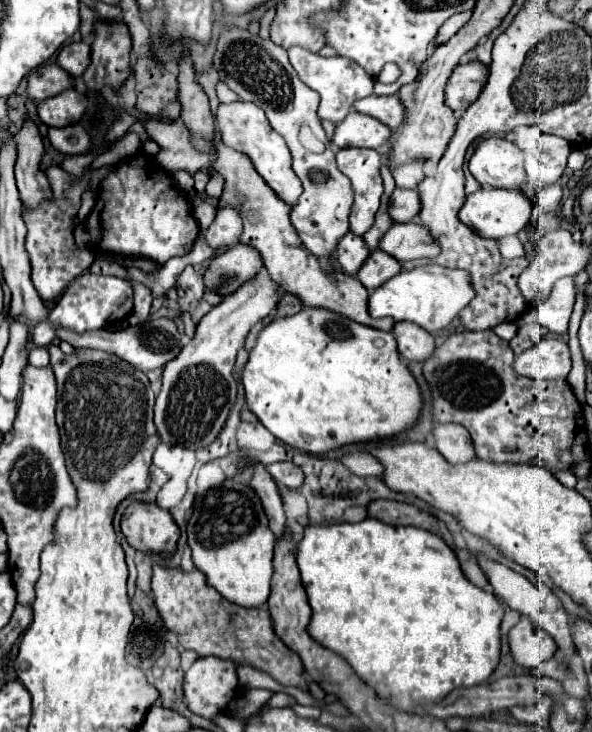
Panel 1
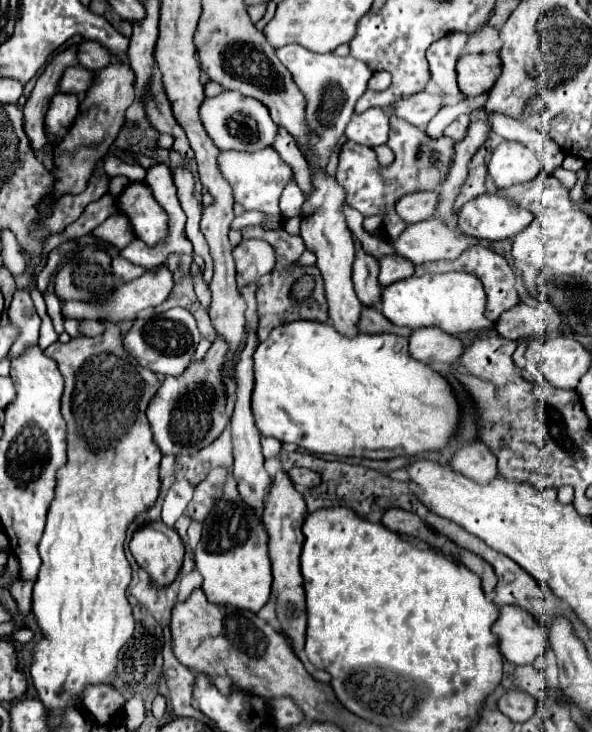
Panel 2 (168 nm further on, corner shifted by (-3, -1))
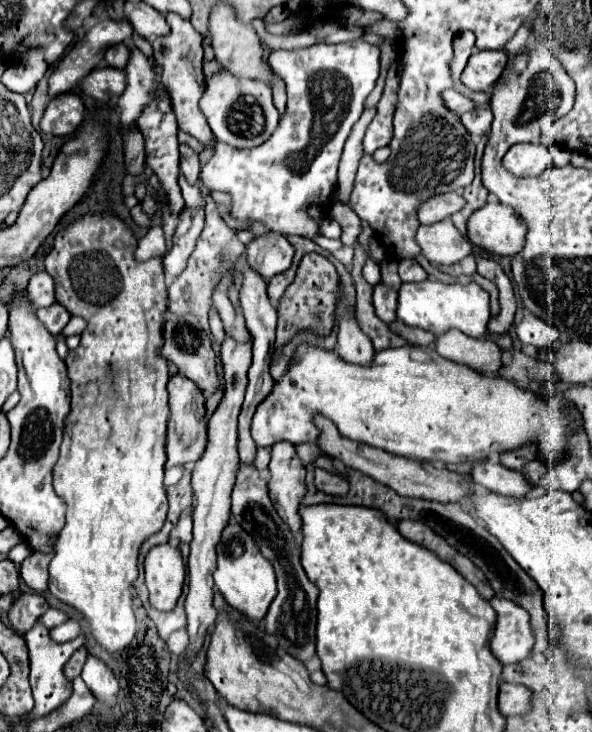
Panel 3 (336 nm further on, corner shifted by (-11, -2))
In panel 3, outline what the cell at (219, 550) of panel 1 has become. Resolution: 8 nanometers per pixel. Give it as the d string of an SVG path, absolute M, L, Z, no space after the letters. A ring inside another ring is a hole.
M230 520L228 526L222 532L220 544L216 546L218 552L218 568L214 572L214 584L224 596L226 604L238 610L240 614L252 618L252 620L262 620L268 612L270 602L276 598L276 572L264 556L260 556L260 548L256 548L256 542L252 542L252 536L236 524L236 520Z

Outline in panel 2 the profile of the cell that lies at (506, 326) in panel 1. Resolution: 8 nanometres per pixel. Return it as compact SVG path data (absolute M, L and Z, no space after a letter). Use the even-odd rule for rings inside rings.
M444 273L444 275L422 275L396 281L382 291L380 309L396 325L406 325L412 329L420 327L440 327L446 333L464 333L494 327L494 323L484 317L486 293L482 283L468 273Z

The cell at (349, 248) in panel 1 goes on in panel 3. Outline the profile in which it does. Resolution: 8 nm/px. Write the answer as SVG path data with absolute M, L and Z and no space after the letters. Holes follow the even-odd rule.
M378 282L374 286L374 308L376 308L376 316L382 322L392 322L396 320L396 302L398 302L398 292L390 286L386 286L384 282Z

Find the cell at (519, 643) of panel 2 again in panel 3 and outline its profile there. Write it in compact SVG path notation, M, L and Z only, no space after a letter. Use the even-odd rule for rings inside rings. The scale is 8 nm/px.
M492 598L490 604L498 614L494 638L490 644L494 656L502 664L516 664L528 658L536 642L530 630L528 612L504 598Z

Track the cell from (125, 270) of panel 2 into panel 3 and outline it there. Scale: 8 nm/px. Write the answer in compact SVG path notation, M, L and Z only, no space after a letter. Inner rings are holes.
M152 226L148 234L138 242L138 248L134 252L136 262L146 262L152 258L164 258L168 252L168 246L164 242L164 234L160 226Z

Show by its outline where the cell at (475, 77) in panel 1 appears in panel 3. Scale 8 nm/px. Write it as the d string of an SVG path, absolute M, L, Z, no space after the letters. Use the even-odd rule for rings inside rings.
M478 50L470 56L468 66L462 72L462 84L470 90L490 92L502 76L506 64L508 54L504 50Z

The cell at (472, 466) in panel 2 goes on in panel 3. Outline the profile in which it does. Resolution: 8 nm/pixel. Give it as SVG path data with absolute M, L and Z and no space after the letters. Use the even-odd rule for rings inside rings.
M480 460L472 466L472 480L478 486L504 496L526 496L532 488L518 470L510 470L502 464L492 464L488 460Z

